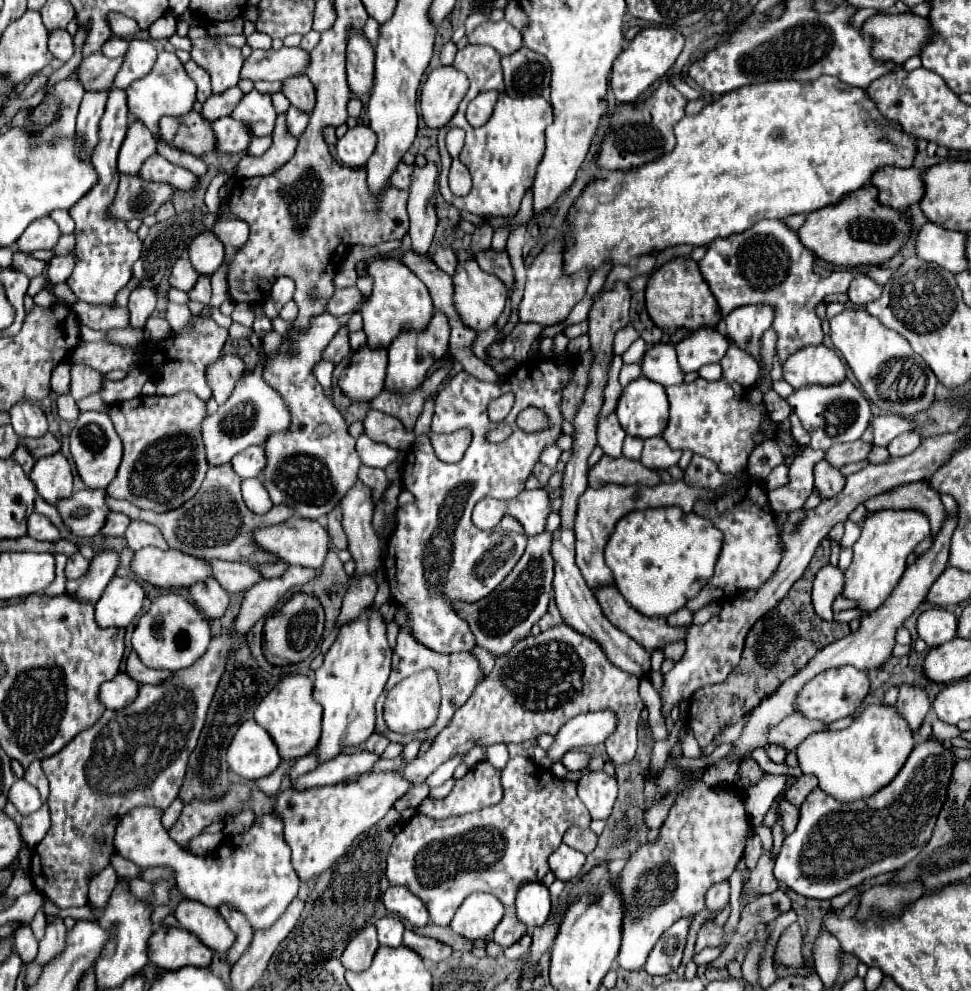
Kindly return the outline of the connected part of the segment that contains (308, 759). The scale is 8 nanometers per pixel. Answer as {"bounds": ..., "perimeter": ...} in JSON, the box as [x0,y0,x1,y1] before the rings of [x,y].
{"bounds":[290,755,318,779],"perimeter":[[[306,755],[306,757],[302,757],[302,759],[296,763],[296,767],[292,769],[290,777],[296,779],[296,777],[300,777],[300,775],[304,775],[304,773],[316,769],[316,767],[318,767],[318,757],[314,757],[314,755]]]}

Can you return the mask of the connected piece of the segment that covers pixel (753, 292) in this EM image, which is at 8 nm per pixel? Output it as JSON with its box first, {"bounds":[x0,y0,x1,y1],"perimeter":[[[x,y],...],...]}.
{"bounds":[698,219,854,361],"perimeter":[[[762,219],[740,235],[712,241],[706,255],[698,261],[698,267],[722,315],[728,315],[736,307],[758,303],[766,303],[774,309],[774,331],[778,333],[776,349],[784,361],[786,355],[792,355],[792,351],[800,347],[822,343],[822,321],[816,315],[816,305],[824,295],[844,293],[854,279],[854,273],[848,271],[822,277],[814,271],[814,261],[814,251],[802,245],[798,233],[792,231],[786,221]]]}

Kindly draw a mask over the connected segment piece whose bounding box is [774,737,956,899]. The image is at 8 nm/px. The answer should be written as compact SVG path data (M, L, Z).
M930 737L914 747L900 775L872 799L840 803L822 789L814 789L800 807L796 831L784 839L776 857L776 879L802 897L832 899L866 879L902 869L932 837L954 763L950 747Z

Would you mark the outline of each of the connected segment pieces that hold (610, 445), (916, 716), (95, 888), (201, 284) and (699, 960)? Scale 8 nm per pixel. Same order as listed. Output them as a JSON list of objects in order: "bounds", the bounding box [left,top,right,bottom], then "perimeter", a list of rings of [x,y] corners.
[{"bounds":[598,413,626,457],"perimeter":[[[610,413],[608,417],[602,417],[598,421],[598,445],[604,449],[604,455],[620,457],[624,437],[626,437],[626,433],[620,427],[620,423],[618,423],[614,413]]]},{"bounds":[896,683,930,733],"perimeter":[[[902,683],[896,707],[898,707],[900,715],[904,715],[904,719],[908,721],[908,725],[916,733],[918,727],[922,725],[924,717],[930,711],[930,699],[928,699],[928,695],[926,695],[926,691],[922,687],[910,685],[910,683]]]},{"bounds":[88,865,118,909],"perimeter":[[[108,865],[106,869],[102,869],[92,881],[90,881],[90,893],[88,893],[88,903],[94,907],[94,909],[104,909],[108,899],[110,899],[110,893],[114,891],[118,883],[118,875],[114,871],[112,865]]]},{"bounds":[188,277,210,305],"perimeter":[[[198,277],[198,283],[192,287],[192,291],[188,291],[190,301],[200,301],[204,305],[210,303],[210,277]]]},{"bounds":[693,947,722,967],"perimeter":[[[706,947],[693,957],[693,961],[699,967],[717,959],[722,953],[720,948]]]}]

